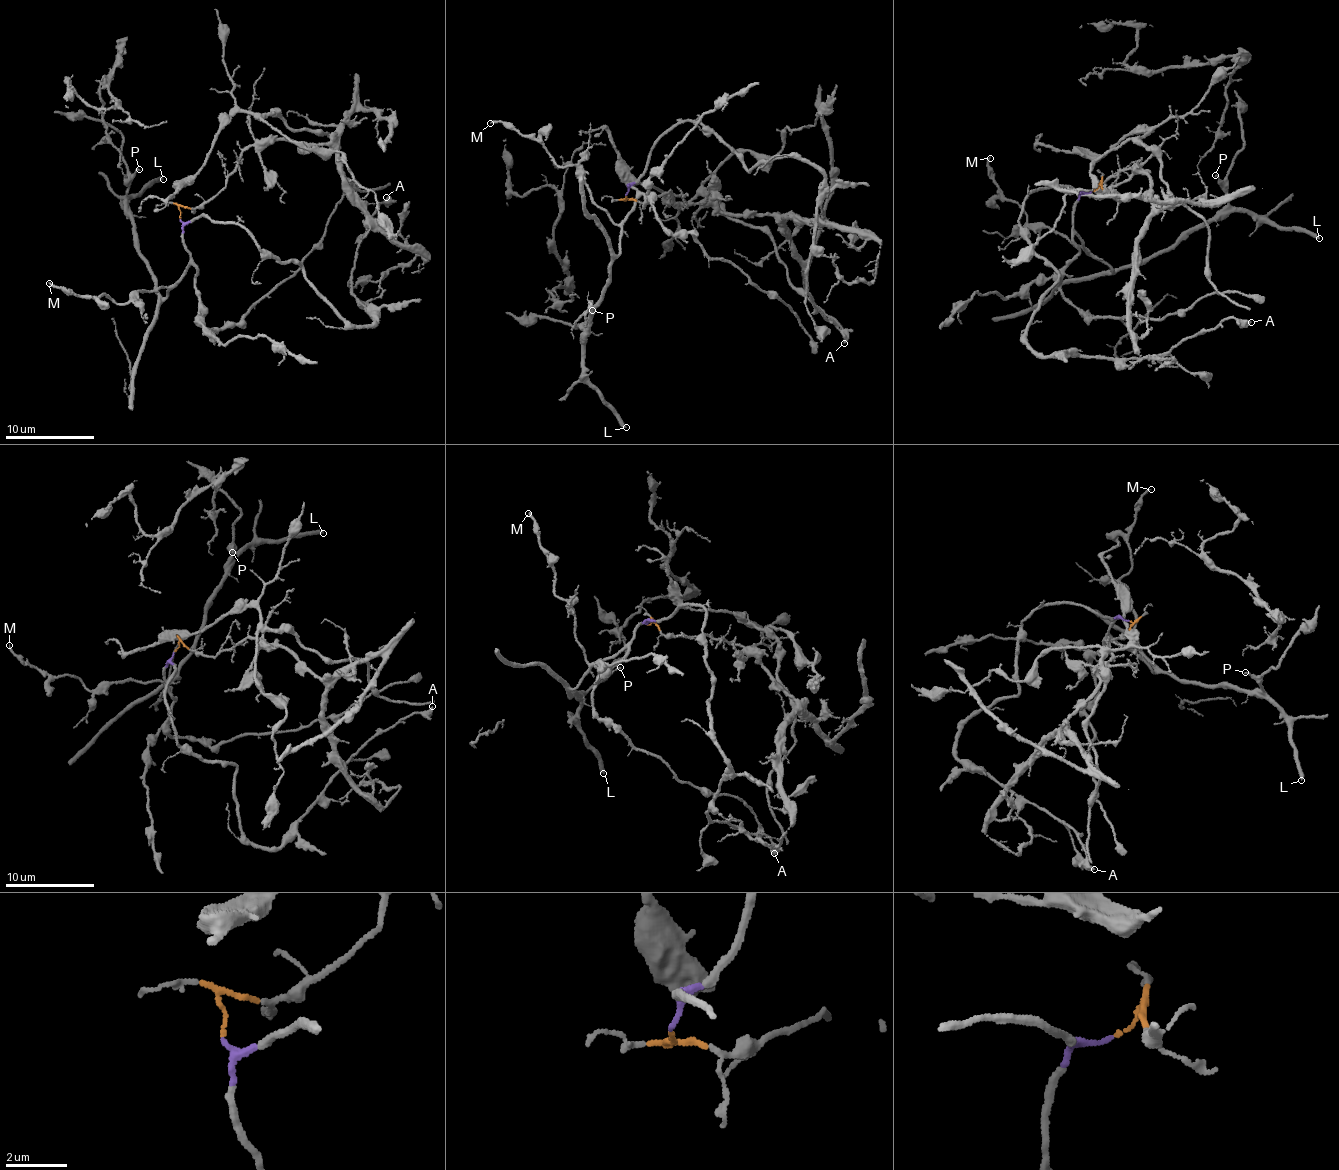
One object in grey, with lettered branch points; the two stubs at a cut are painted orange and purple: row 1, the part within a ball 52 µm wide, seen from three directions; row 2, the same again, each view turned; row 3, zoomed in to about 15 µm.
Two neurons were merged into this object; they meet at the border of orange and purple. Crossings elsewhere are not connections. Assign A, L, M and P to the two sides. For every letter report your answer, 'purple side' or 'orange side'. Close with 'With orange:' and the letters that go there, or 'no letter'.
A: purple side
L: purple side
M: purple side
P: purple side
With orange: no letter

